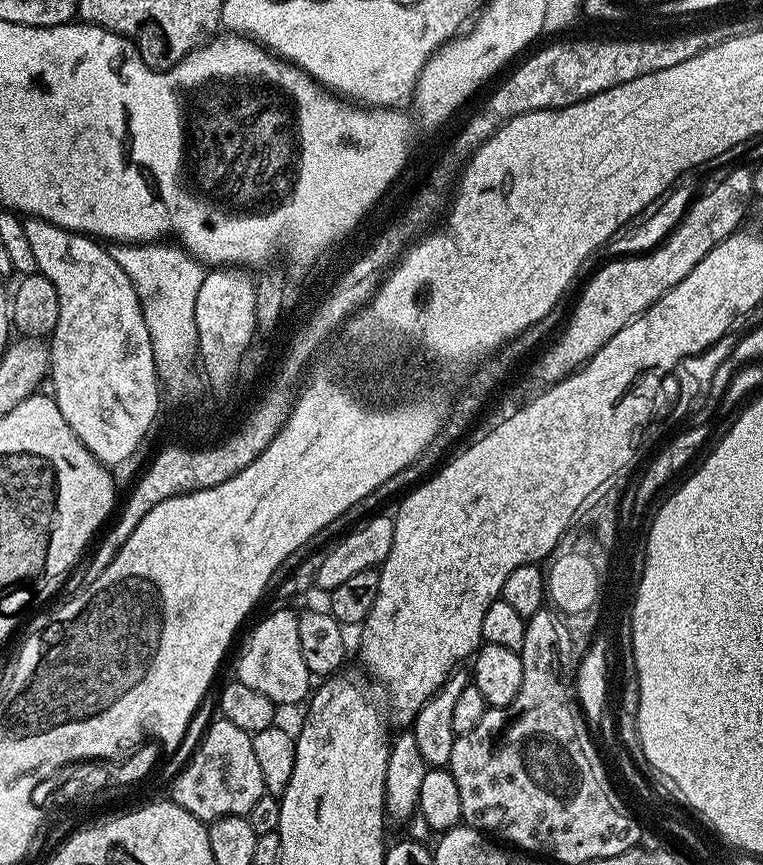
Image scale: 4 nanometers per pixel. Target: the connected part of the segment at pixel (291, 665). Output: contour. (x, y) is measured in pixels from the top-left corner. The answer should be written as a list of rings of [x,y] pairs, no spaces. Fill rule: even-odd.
[[[288,606],[269,613],[269,616],[262,617],[253,626],[252,633],[240,652],[240,661],[237,662],[234,672],[235,679],[246,682],[246,686],[266,694],[266,698],[270,698],[277,705],[300,704],[309,699],[310,689],[314,684],[314,677],[302,658],[302,649],[298,642],[300,617]]]

